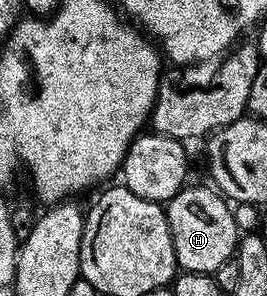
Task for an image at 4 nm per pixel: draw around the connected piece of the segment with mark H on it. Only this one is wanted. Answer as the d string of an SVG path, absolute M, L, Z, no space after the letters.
M187 184L172 200L165 202L168 227L172 231L172 247L176 251L179 270L213 275L225 261L235 256L240 240L231 202L213 188Z

